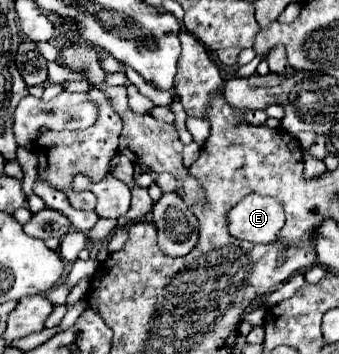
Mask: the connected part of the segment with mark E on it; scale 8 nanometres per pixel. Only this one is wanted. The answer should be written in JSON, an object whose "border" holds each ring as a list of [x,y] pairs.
{"border":[[[252,193],[234,205],[226,221],[230,235],[236,239],[271,243],[278,240],[284,225],[284,209],[278,199]]]}

